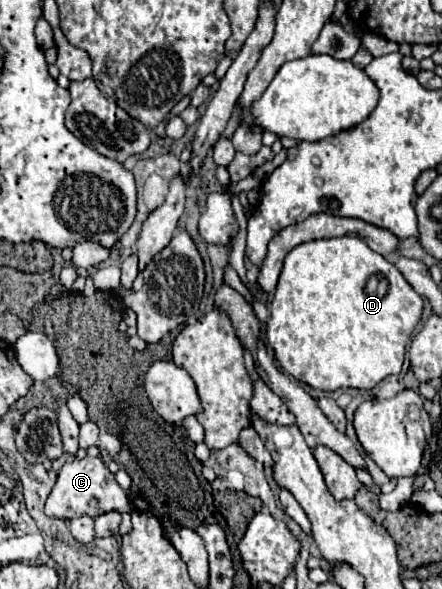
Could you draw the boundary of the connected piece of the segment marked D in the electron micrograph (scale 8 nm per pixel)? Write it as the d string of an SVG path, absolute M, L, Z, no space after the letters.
M354 236L312 240L288 252L284 268L270 302L266 338L280 368L306 382L314 390L334 392L338 388L370 390L390 374L400 374L406 344L422 316L422 298L412 290L394 264L372 252L364 240Z

